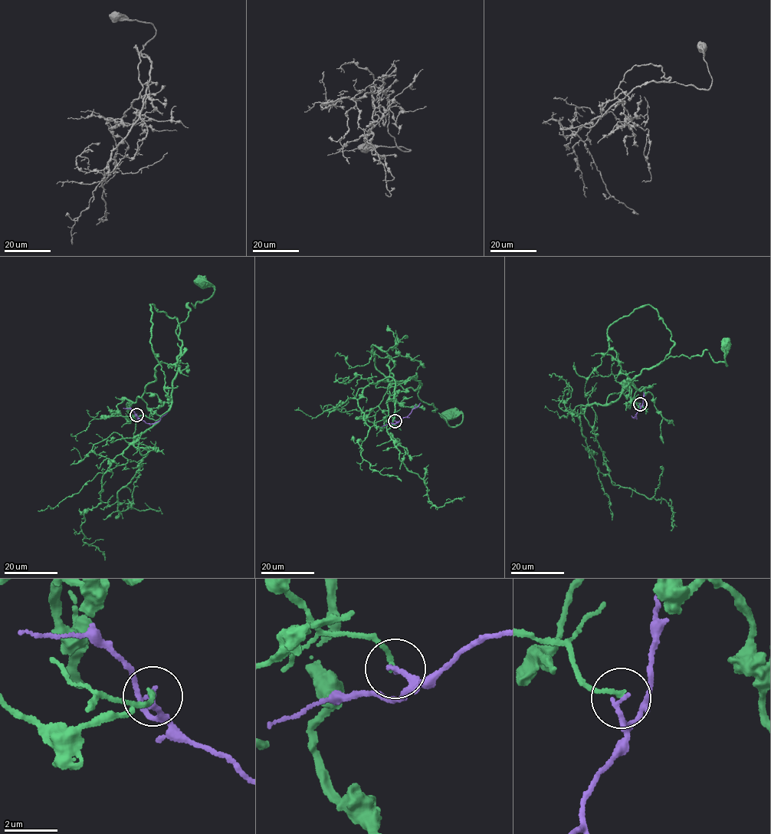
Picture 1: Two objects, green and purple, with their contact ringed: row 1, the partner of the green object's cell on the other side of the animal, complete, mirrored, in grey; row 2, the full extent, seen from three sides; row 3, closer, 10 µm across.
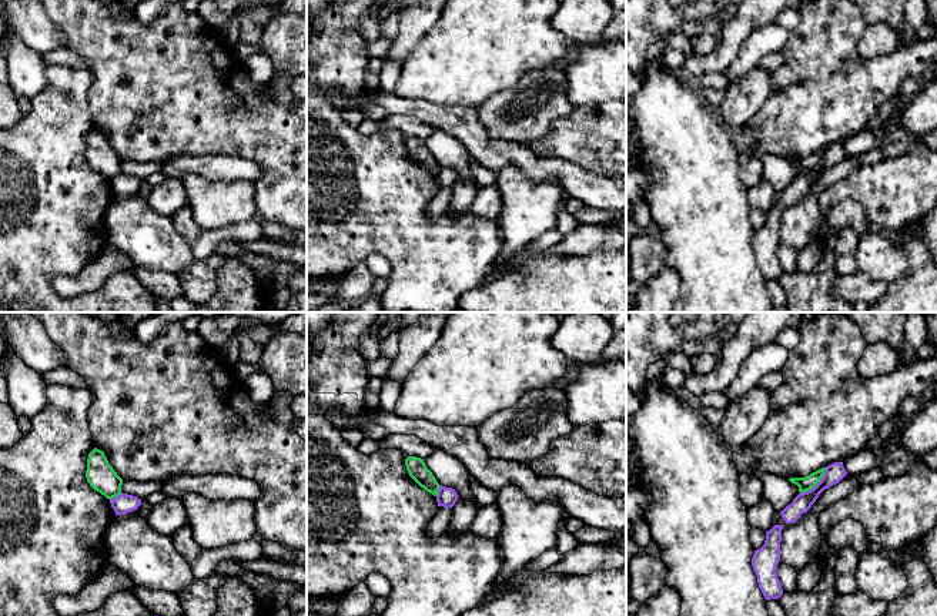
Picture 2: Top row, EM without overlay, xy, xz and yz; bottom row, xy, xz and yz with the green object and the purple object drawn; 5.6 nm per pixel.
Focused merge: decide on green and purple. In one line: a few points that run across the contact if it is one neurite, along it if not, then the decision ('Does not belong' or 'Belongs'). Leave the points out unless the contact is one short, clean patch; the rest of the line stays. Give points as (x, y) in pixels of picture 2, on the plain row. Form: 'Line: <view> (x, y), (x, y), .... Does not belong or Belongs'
Line: yz (826, 149), (822, 158), (812, 168), (800, 174). Does not belong

